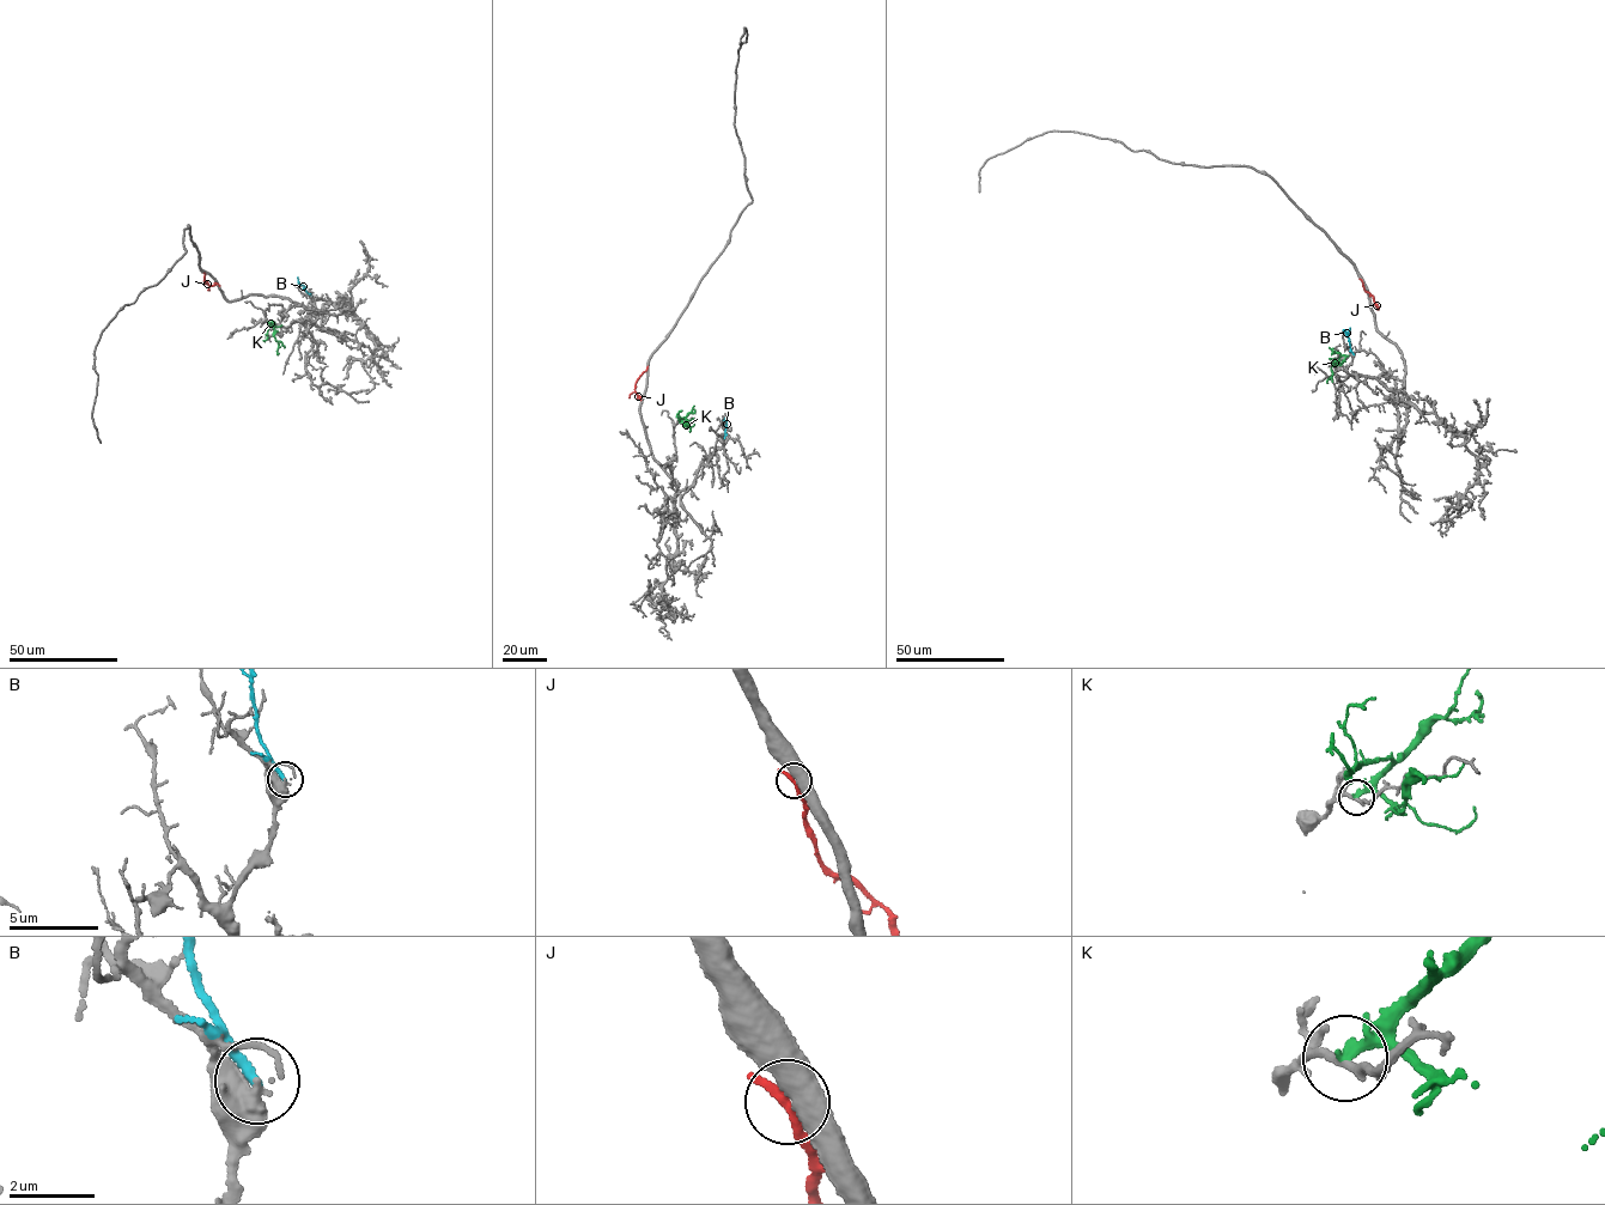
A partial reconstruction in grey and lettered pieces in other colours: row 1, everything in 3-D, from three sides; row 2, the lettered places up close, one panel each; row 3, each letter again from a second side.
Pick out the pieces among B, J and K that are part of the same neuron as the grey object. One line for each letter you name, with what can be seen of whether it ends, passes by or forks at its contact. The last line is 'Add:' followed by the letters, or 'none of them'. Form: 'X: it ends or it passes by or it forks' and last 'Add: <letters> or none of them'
Add: none of them

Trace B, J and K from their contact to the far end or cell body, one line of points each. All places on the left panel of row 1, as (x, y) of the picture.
B: (310, 294), (297, 277)
J: (205, 273), (204, 281), (219, 286)
K: (268, 322), (278, 341), (278, 354)

